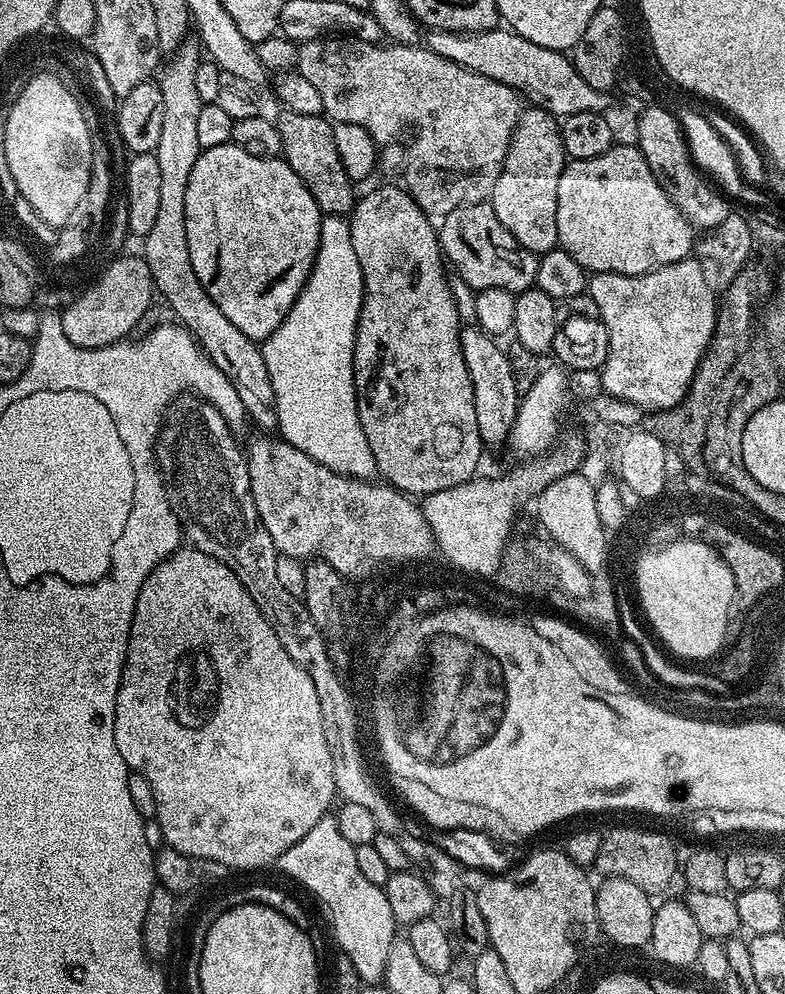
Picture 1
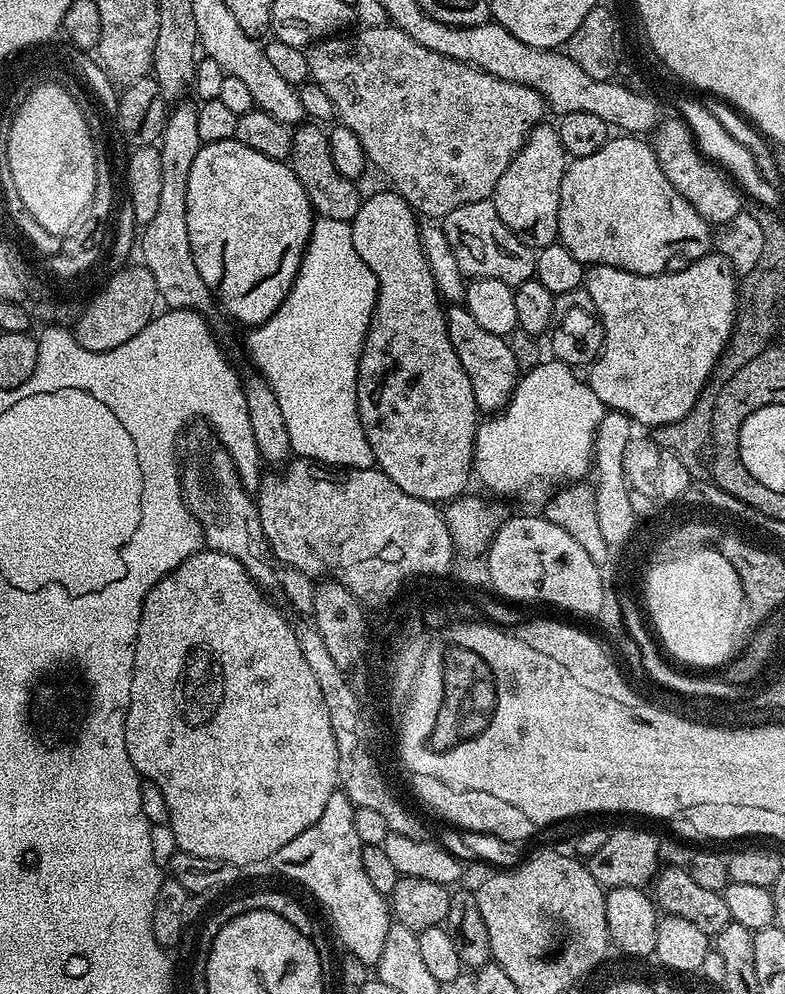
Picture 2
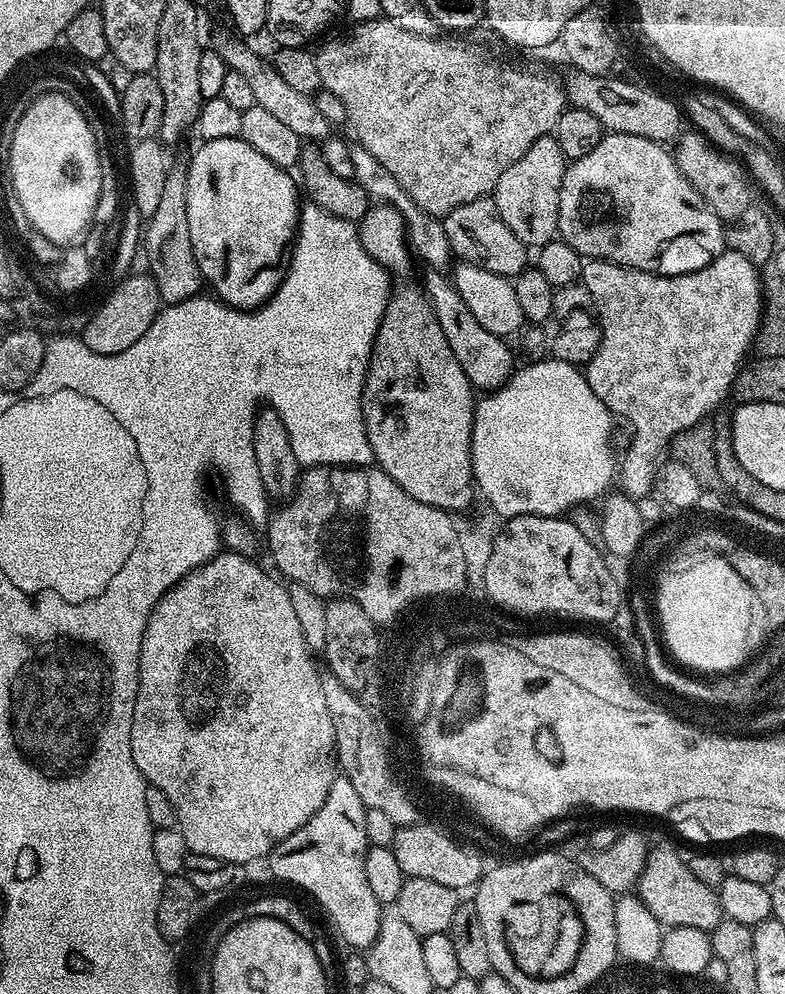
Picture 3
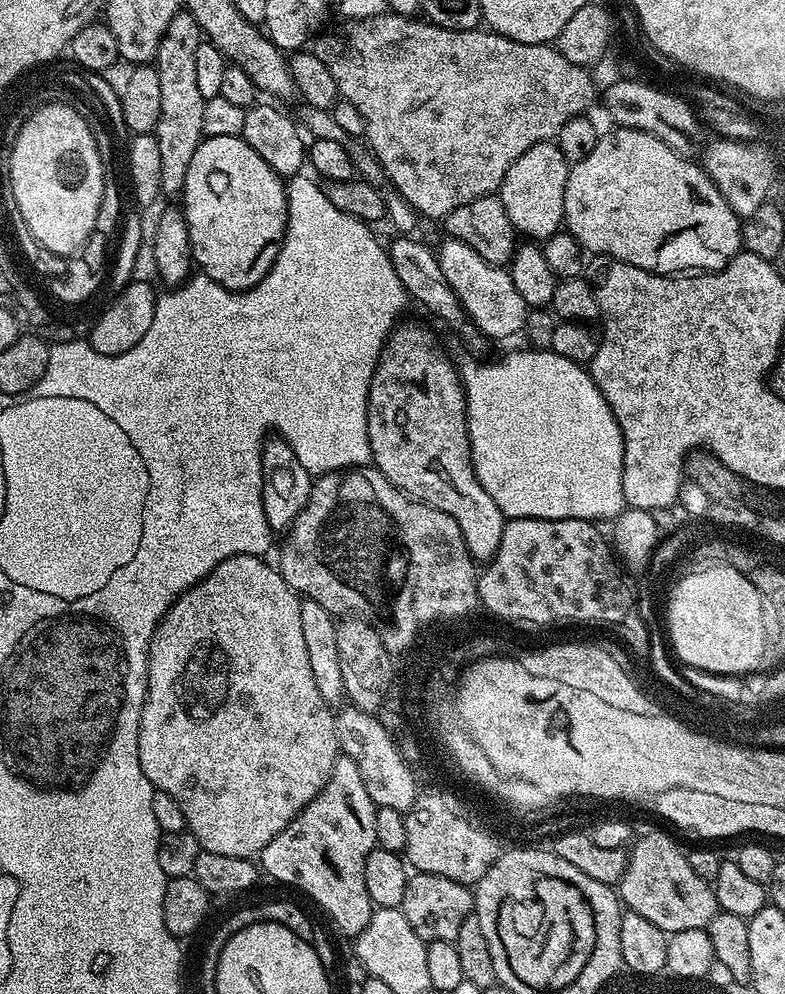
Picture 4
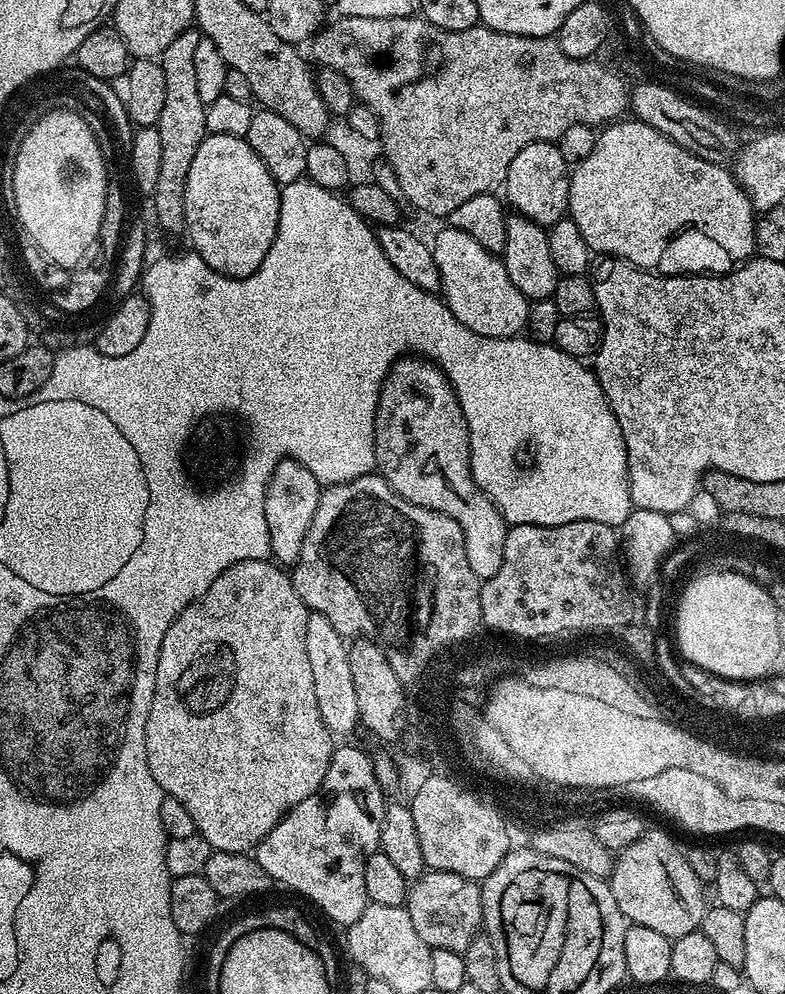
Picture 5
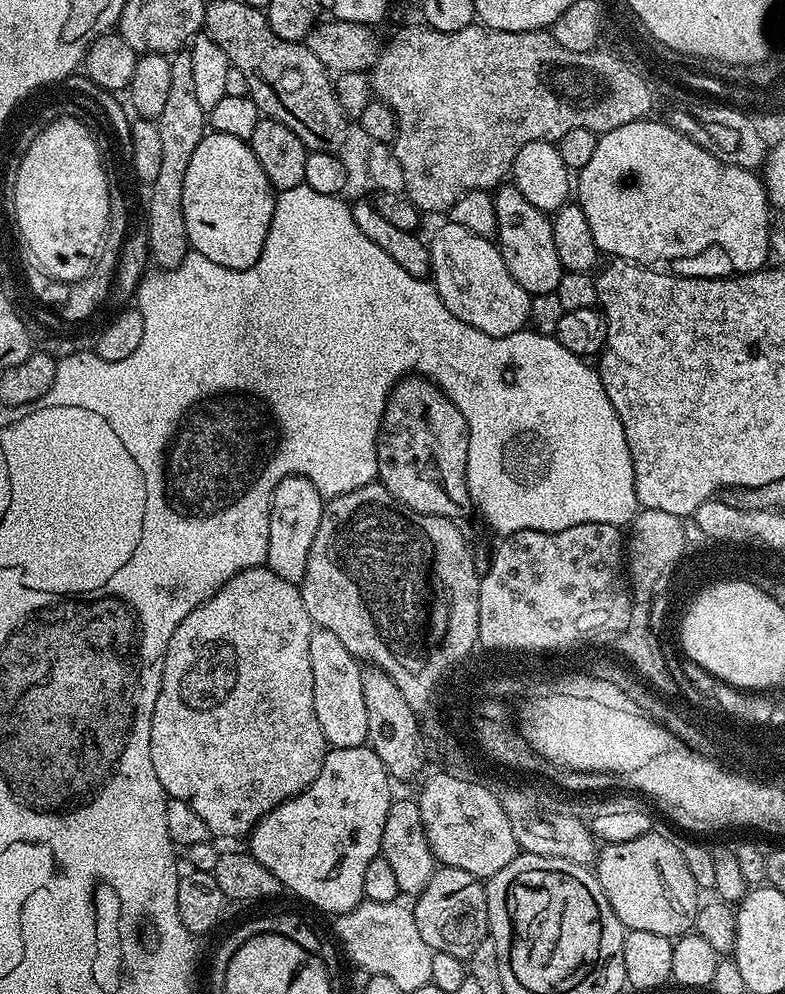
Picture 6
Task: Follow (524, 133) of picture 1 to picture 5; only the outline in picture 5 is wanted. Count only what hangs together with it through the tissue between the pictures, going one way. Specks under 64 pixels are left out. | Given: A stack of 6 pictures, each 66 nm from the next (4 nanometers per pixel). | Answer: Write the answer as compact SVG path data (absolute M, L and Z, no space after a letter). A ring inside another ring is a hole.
M550 140L530 142L510 162L510 170L504 179L503 191L508 192L507 203L513 204L521 216L530 218L536 224L551 226L568 216L570 198L570 166L562 158L559 143Z

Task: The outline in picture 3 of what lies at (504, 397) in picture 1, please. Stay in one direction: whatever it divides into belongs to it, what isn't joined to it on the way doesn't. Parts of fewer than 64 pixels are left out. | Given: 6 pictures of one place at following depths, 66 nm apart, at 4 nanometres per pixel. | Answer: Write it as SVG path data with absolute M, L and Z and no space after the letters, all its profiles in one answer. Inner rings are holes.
M428 268L425 271L422 287L424 296L430 302L434 310L434 318L438 318L438 326L442 326L442 332L454 358L466 372L466 376L472 386L482 392L495 391L508 380L512 374L516 358L511 345L501 336L492 334L490 330L479 324L478 318L474 318L470 306L462 299L462 294L452 285L451 277L441 269Z

